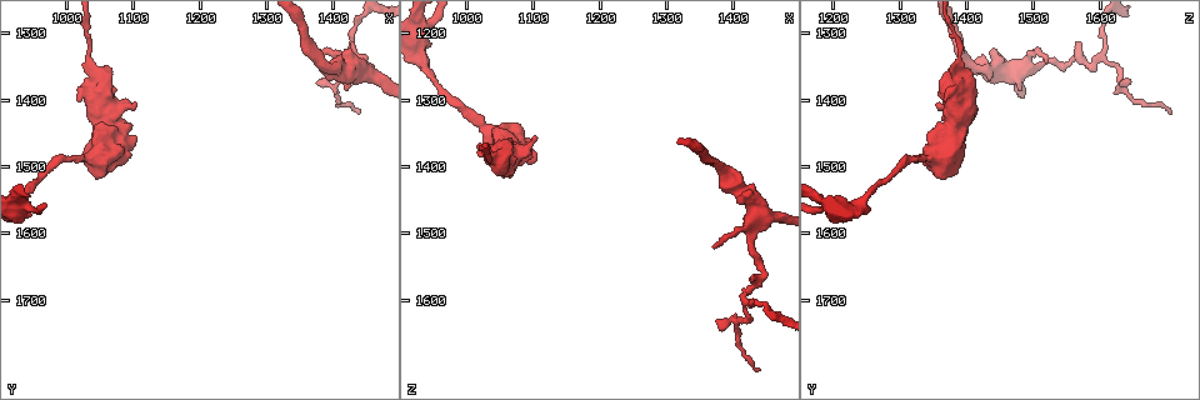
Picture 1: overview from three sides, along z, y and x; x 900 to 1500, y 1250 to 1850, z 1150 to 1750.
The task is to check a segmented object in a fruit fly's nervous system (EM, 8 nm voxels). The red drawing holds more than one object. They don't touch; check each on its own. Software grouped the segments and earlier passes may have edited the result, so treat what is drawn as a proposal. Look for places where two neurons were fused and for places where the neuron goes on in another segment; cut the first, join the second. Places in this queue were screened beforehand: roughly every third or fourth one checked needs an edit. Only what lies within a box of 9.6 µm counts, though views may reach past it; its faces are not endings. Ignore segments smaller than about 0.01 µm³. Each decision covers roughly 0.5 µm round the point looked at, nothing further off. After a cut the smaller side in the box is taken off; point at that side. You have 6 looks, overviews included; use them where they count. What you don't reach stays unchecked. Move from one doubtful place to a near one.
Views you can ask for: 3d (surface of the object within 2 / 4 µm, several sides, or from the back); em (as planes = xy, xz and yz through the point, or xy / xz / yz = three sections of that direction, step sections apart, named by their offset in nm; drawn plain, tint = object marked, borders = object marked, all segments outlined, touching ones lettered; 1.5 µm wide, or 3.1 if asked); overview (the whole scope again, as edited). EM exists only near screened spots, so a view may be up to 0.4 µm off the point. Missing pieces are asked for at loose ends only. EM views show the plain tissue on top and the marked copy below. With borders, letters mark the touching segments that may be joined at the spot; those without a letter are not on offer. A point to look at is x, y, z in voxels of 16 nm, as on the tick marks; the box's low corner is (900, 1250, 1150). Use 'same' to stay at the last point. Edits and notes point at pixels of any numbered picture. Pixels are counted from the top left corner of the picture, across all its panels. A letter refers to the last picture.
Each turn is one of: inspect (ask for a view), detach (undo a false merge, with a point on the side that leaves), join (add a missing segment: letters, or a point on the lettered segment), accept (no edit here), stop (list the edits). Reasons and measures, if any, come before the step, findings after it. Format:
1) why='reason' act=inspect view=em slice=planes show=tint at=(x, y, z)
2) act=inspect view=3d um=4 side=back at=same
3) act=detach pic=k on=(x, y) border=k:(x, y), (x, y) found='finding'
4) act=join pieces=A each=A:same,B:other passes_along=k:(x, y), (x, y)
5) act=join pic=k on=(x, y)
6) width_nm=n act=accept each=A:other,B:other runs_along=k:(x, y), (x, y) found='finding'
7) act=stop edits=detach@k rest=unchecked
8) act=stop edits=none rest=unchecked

why='branch stops here' act=inspect view=em slice=xy step=8 show=borders at=(1020, 1400, 1365)

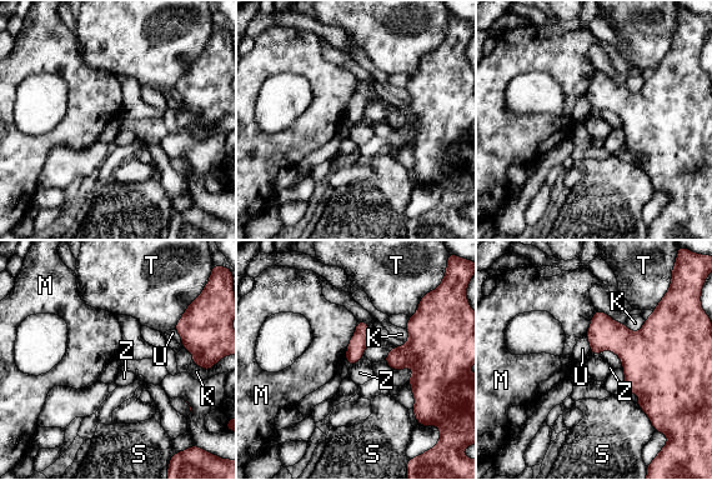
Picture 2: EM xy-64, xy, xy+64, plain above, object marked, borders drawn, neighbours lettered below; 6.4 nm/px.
longest_contact=M:260nm act=accept each=K:other,M:other,S:other,T:other,U:other,Z:other border=2:(357, 321), (345, 359) found='none of them fits'

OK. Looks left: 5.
why='sharp bend' act=inspect view=em um=3.1 slice=planes show=tint at=(1425, 1360, 1480)

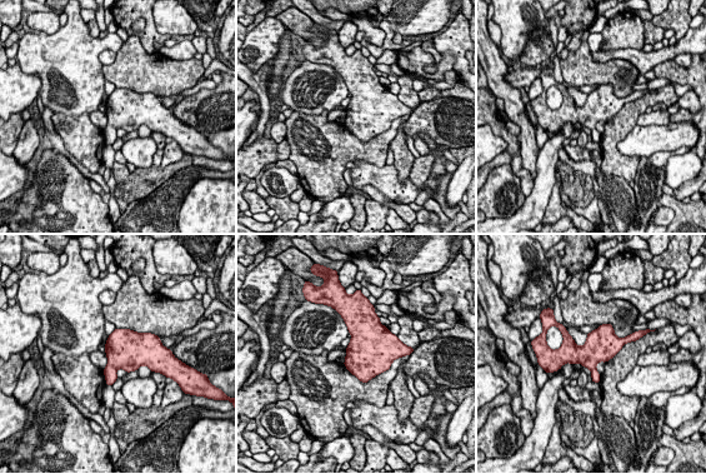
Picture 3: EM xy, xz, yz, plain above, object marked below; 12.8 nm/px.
why='see the neighbours' act=inspect view=em um=3.1 slice=planes show=borders at=same

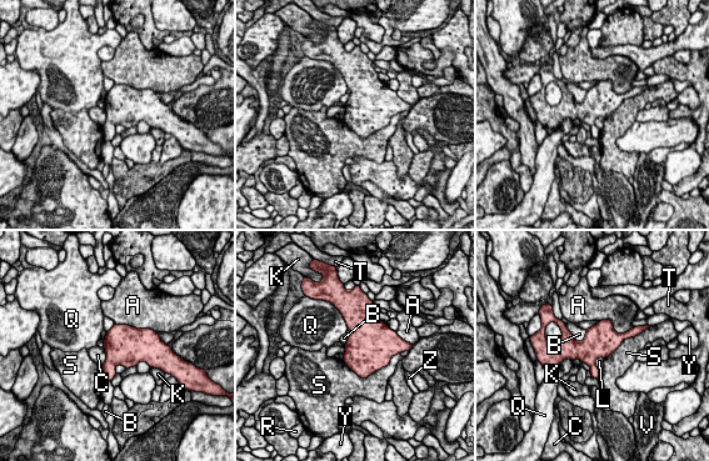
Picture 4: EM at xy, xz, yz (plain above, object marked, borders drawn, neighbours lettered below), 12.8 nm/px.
act=accept each=A:other,B:other,C:other,K:other,L:other,Q:other,R:other,S:other,T:other,V:other,Y:other,Z:other found='one neuron here'

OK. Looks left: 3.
why='three arms meet' act=inspect view=3d um=2 at=(1415, 1335, 1595)

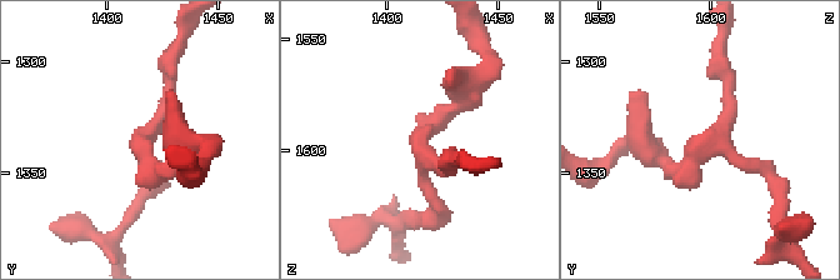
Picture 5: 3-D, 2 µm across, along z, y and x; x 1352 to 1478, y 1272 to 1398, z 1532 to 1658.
arms=3 act=inspect view=em slice=xz step=4 show=borders at=(1415, 1335, 1599)

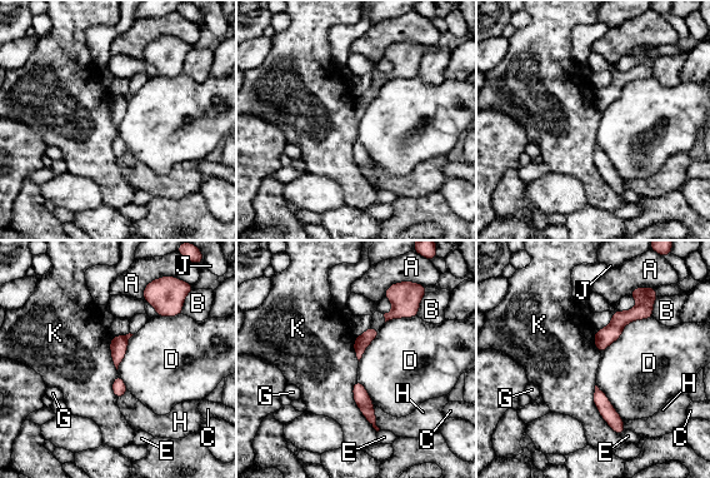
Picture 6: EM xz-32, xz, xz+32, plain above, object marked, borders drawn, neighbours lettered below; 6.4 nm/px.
act=detach pic=6 on=(359, 350) each=A:other,B:other,C:other,D:other,E:other,G:other,H:other,J:other,K:other border=6:(358, 337), (358, 342), (364, 348) found='two neurons meet here'

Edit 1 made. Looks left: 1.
act=stop edits=detach@6 rest=unchecked

